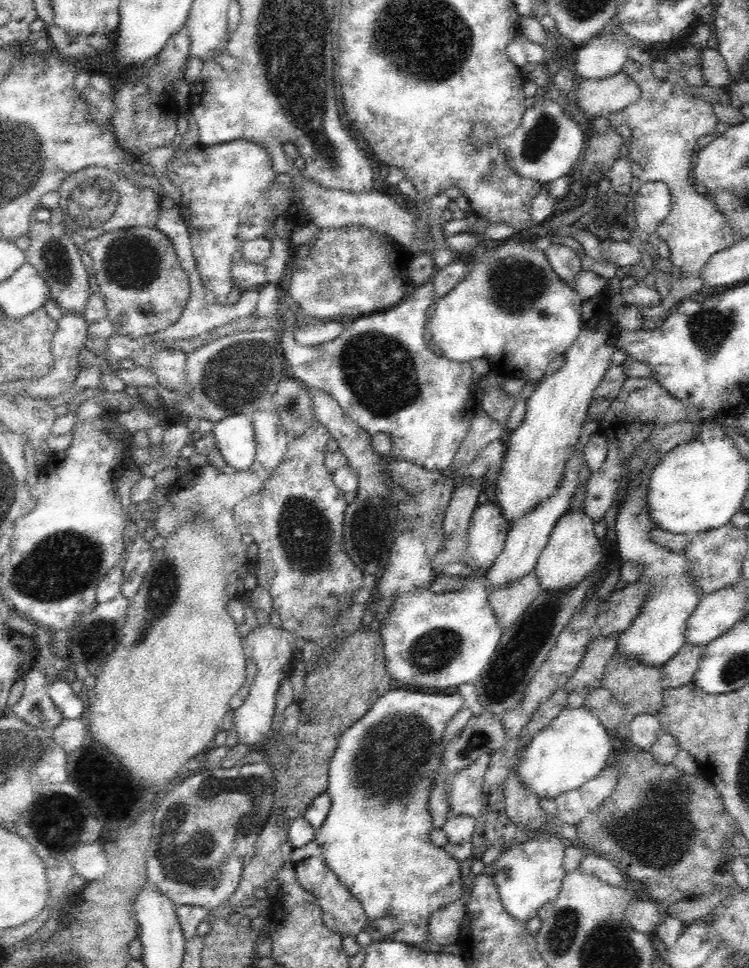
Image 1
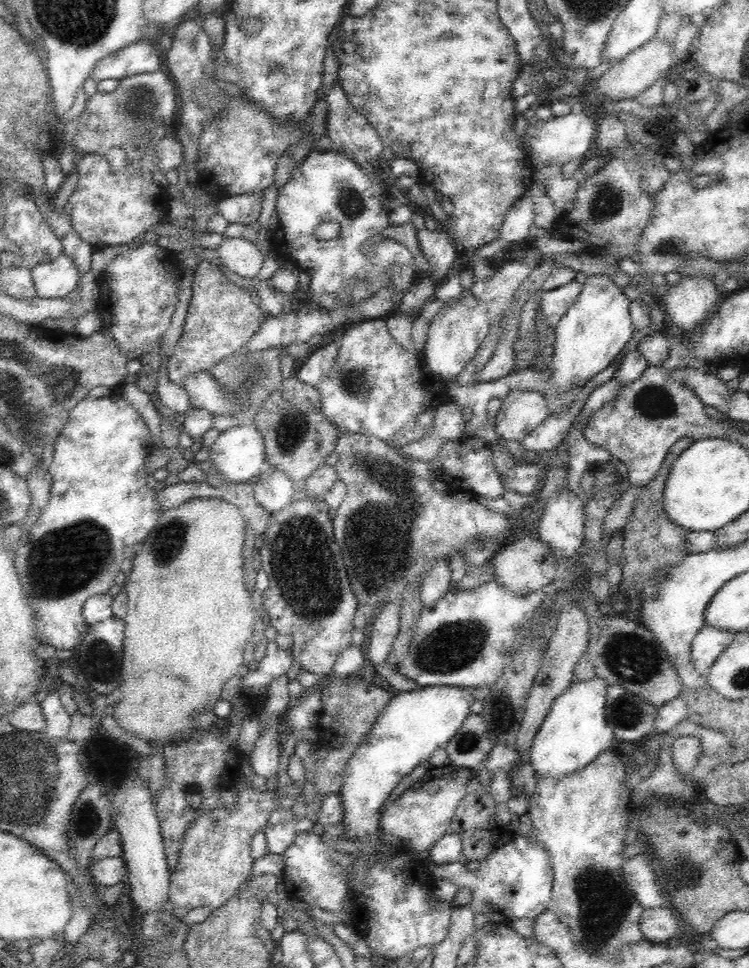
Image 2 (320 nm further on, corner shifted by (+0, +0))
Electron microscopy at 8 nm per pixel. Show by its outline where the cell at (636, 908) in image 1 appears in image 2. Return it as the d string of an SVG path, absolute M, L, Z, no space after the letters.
M667 905L643 909L639 924L643 939L660 944L666 944L669 939L675 936L680 927L677 918L672 913L671 906Z

